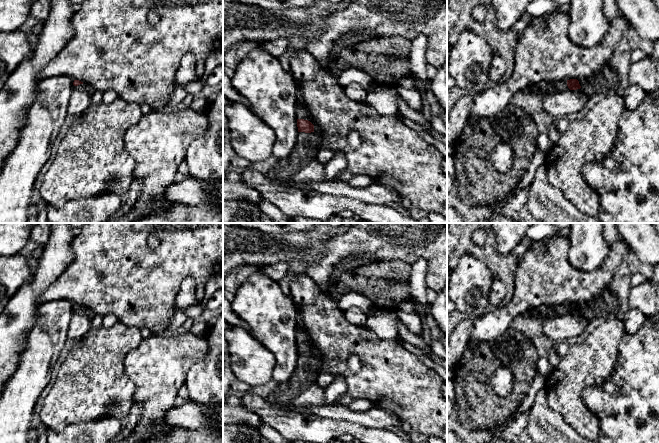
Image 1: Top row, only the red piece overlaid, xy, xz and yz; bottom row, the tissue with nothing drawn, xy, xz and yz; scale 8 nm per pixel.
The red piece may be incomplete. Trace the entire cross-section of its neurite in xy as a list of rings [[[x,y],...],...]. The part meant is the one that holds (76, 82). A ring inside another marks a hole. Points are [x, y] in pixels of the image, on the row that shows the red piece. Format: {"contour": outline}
{"contour": [[[74,80],[73,85],[74,85],[74,90],[86,91],[88,93],[94,92],[93,87],[91,87],[90,85],[85,84],[79,80]]]}

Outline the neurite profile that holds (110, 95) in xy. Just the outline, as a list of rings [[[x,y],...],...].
[[[109,89],[103,92],[102,102],[104,102],[105,104],[109,104],[113,102],[117,97],[118,97],[117,92],[115,90]]]

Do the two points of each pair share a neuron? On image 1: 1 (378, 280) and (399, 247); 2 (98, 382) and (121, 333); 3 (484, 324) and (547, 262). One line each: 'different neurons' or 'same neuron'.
1: different neurons
2: same neuron
3: same neuron

